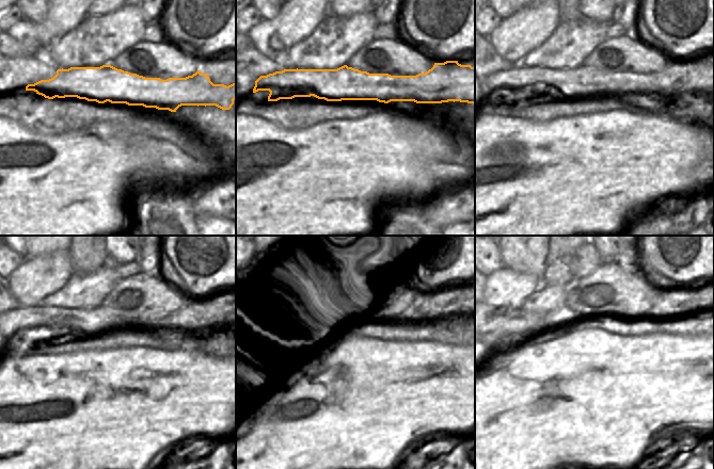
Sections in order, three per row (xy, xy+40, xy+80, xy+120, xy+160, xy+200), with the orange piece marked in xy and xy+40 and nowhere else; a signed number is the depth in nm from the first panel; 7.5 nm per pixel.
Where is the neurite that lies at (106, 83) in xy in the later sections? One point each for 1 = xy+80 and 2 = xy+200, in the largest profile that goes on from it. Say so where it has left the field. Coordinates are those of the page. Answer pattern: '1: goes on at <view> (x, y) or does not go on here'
1: goes on at xy+80 (520, 82)
2: goes on at xy+200 (496, 327)

